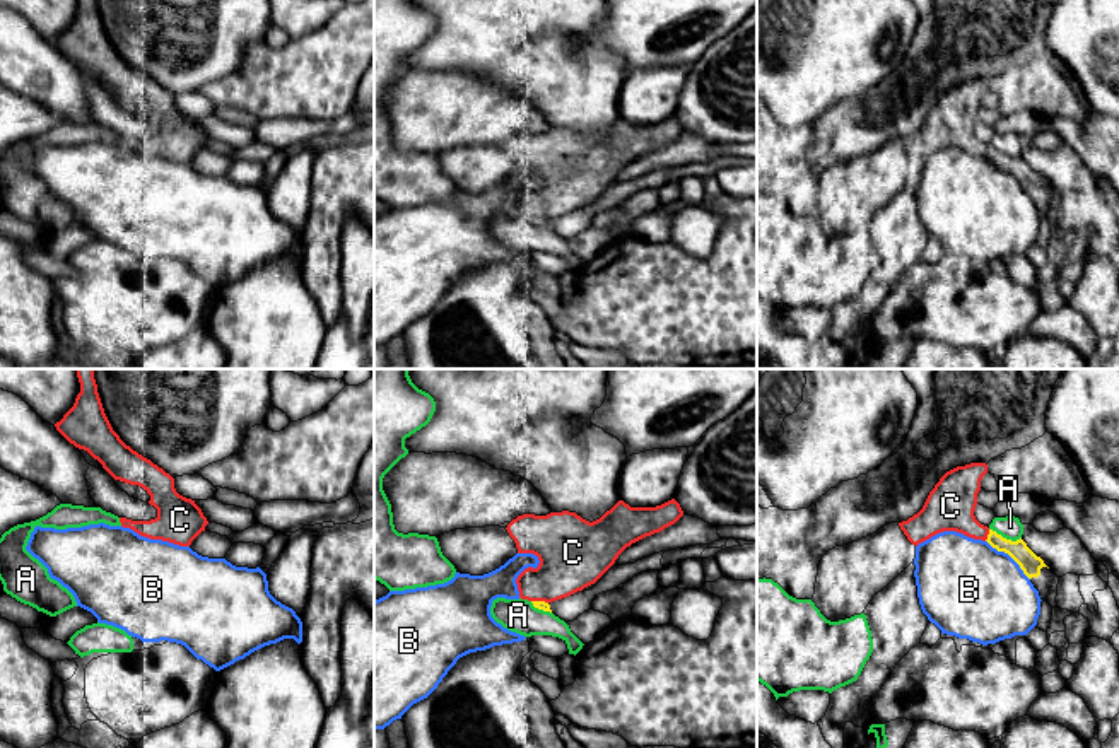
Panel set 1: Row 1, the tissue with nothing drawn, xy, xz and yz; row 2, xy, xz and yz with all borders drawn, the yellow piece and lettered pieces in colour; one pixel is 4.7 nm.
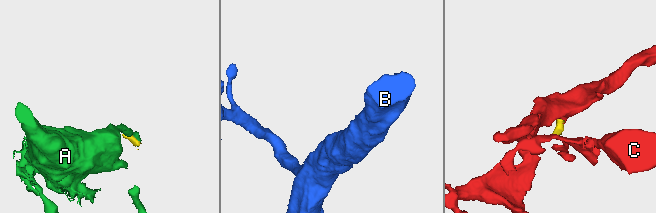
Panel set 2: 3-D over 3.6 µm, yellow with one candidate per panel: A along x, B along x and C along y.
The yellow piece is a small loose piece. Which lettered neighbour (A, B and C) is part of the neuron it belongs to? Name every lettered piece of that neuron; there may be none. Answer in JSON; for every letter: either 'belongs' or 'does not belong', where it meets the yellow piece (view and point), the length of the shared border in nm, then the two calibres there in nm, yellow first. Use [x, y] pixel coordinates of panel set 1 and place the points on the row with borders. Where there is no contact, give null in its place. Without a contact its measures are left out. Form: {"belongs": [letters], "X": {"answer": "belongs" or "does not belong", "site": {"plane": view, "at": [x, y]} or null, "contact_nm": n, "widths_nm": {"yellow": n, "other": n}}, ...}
{"belongs": ["C"], "A": {"answer": "does not belong", "site": {"plane": "yz", "at": [1005, 538]}, "contact_nm": 160, "widths_nm": {"yellow": 100, "other": 110}}, "B": {"answer": "does not belong", "site": {"plane": "yz", "at": [1010, 555]}, "contact_nm": 280, "widths_nm": {"yellow": 100, "other": 460}}, "C": {"answer": "belongs", "site": {"plane": "yz", "at": [988, 535]}, "contact_nm": 60, "widths_nm": {"yellow": 100, "other": 220}}}

